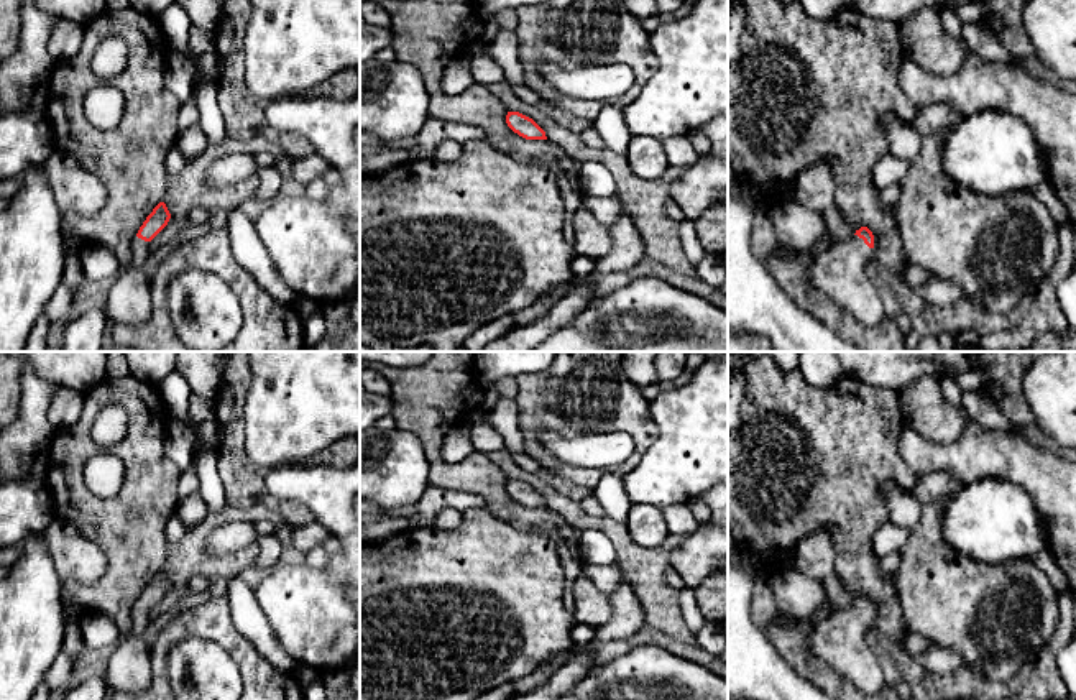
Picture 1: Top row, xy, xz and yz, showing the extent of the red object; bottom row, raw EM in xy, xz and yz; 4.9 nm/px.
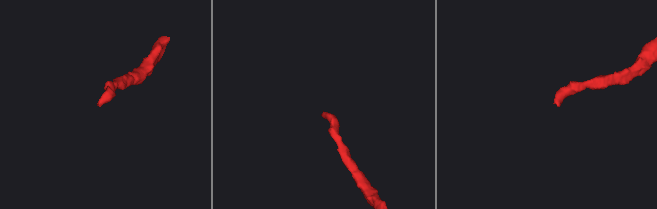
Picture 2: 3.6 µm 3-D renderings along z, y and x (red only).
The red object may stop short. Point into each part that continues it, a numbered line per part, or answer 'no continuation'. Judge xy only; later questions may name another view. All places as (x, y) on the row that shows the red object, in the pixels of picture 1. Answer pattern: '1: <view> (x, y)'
1: xy (128, 301)

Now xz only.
no continuation

